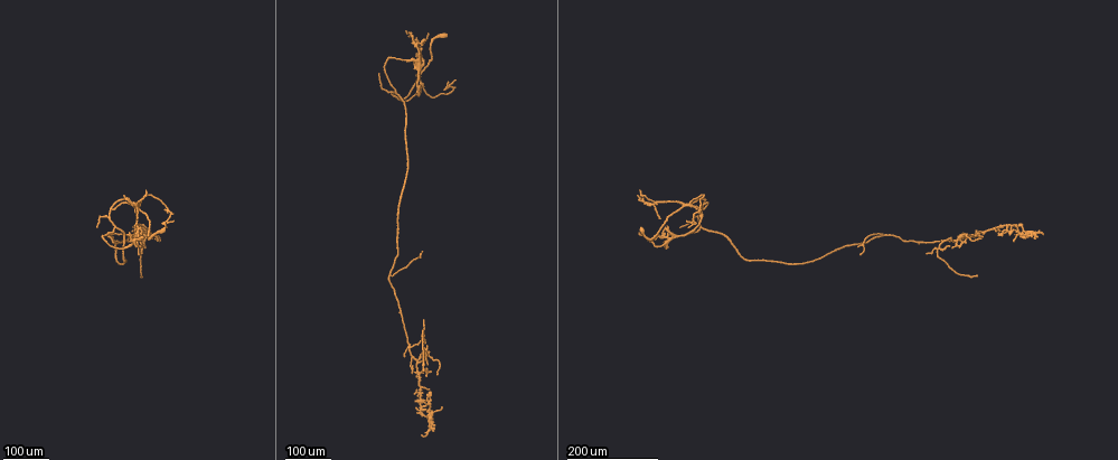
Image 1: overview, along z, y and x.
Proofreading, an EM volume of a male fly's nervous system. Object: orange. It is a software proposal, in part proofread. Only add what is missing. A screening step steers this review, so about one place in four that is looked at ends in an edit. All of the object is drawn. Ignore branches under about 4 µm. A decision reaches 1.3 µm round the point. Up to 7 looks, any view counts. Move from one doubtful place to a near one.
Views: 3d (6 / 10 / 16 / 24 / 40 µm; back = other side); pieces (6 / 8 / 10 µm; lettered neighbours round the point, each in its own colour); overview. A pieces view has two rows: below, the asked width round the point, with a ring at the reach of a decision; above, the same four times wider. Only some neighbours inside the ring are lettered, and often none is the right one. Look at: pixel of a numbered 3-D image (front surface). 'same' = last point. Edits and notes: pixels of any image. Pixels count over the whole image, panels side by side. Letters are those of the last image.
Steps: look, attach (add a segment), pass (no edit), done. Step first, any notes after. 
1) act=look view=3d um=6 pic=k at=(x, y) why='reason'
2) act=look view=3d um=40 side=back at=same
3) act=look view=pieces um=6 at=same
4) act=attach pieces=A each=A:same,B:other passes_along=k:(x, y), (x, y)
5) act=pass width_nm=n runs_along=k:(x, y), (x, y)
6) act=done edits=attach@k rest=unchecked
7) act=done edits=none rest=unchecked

act=look view=3d um=24 pic=1 at=(697, 207) why='branch stops here'

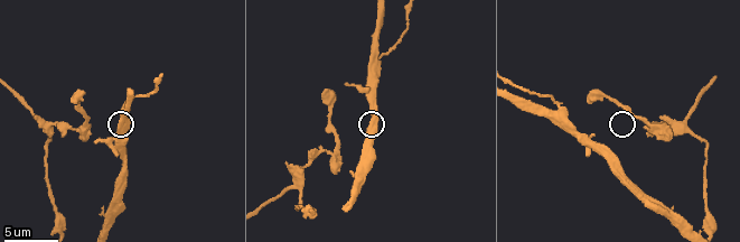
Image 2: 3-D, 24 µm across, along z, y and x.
act=look view=pieces um=8 pic=2 at=(326, 91) why='see the neighbours'

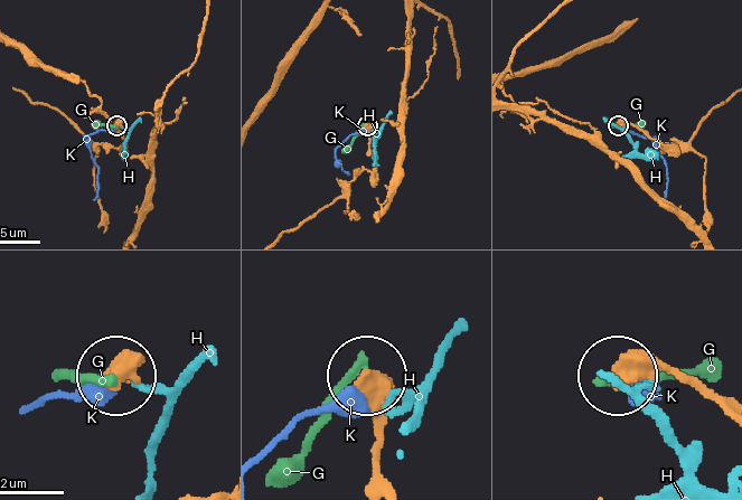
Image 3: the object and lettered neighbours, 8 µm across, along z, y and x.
act=pass width_nm=520 each=G:other,H:other,K:other runs_along=3:(722, 412), (674, 377), (621, 371) found='none of them fits'

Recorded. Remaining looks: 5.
act=look view=3d um=40 pic=1 at=(449, 81) why='end of a long branch'

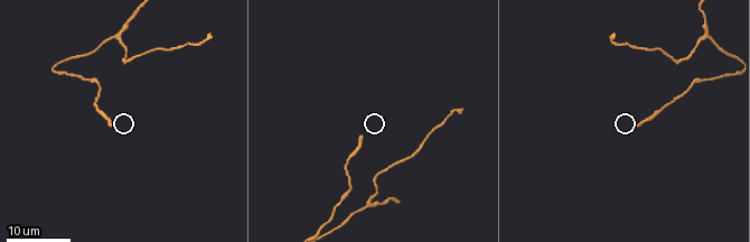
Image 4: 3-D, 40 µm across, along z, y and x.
act=look view=pieces um=10 pic=4 at=(109, 123)

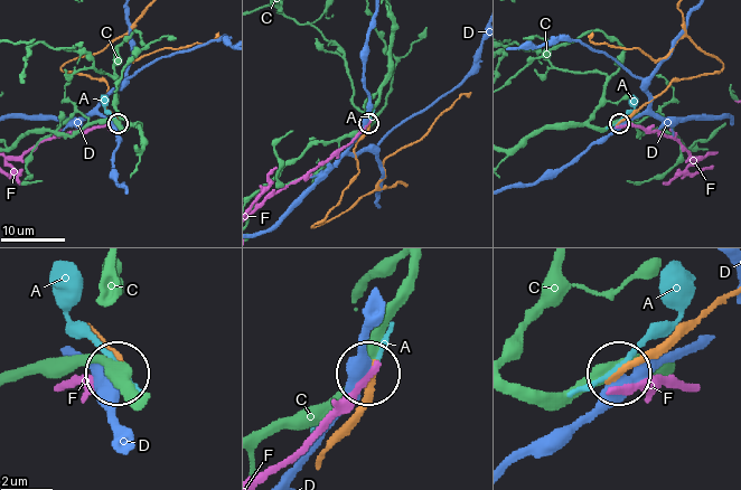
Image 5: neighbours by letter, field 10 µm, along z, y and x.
act=pass each=A:other,C:other,D:other,F:other runs_along=5:(713, 74), (675, 78), (619, 123) found='none of them fits'

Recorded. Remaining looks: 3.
act=look view=3d um=24 pic=1 at=(647, 203) why='free end'

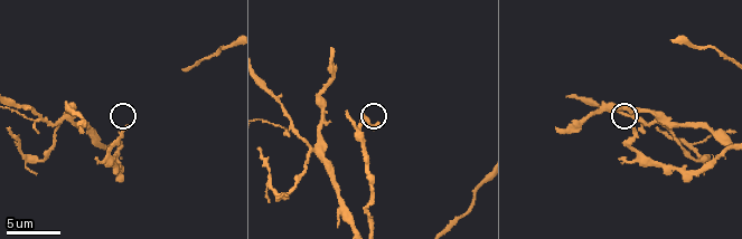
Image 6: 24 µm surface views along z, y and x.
act=look view=pieces um=6 pic=6 at=(633, 128)

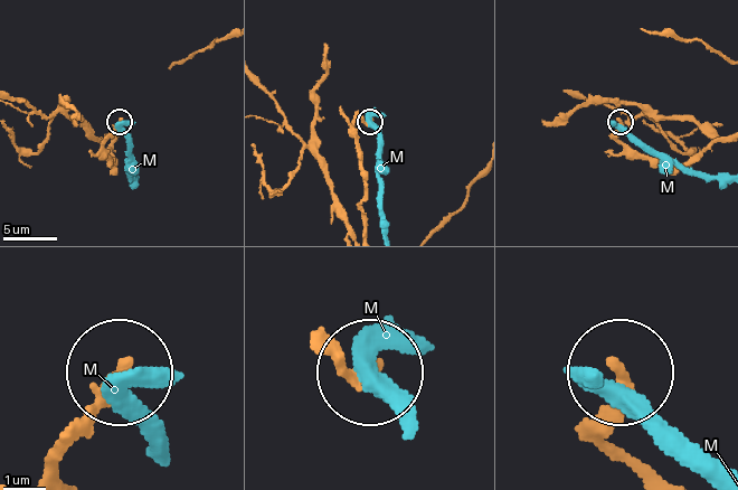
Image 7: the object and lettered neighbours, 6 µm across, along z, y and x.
act=pass width_nm=220 each=M:other found='no lettered segment goes on from it'

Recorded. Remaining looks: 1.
act=done edits=none rest=unchecked

